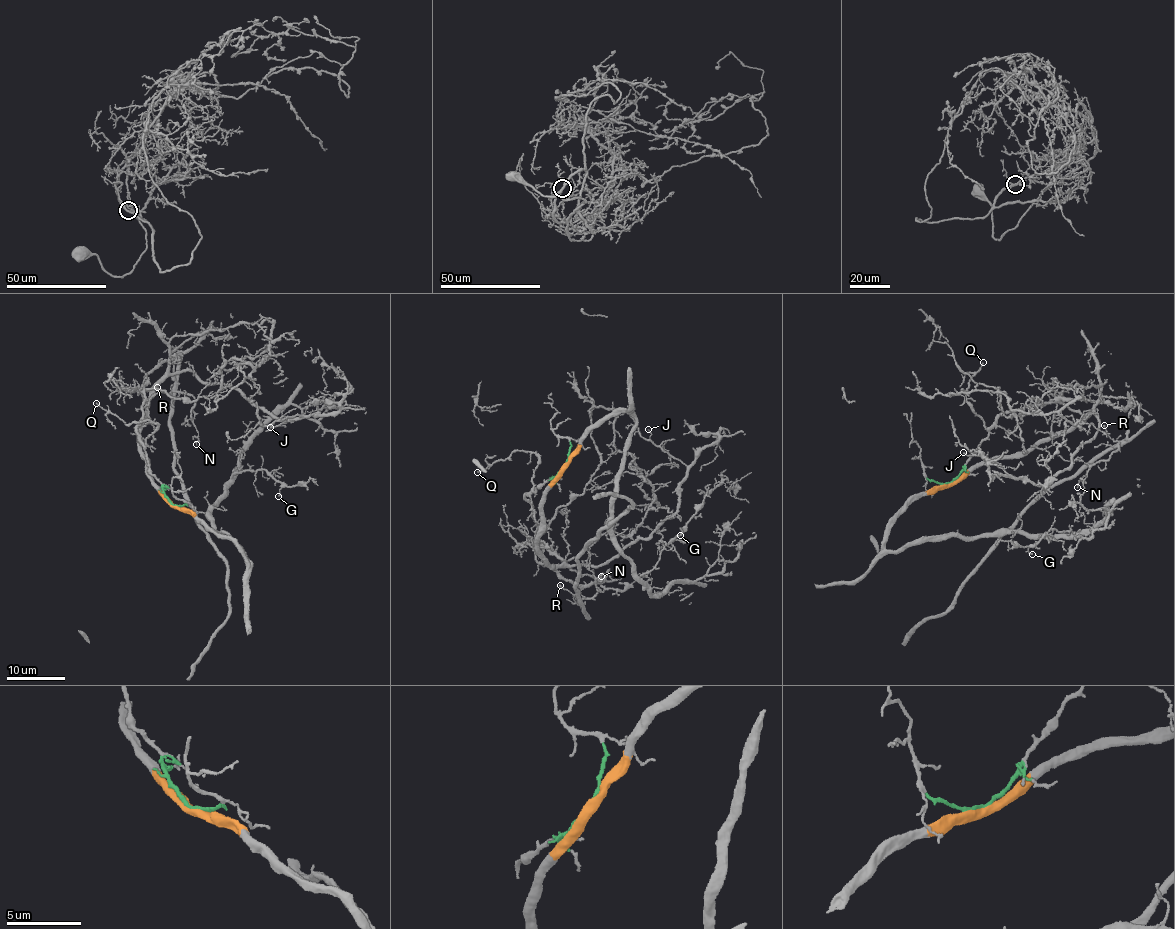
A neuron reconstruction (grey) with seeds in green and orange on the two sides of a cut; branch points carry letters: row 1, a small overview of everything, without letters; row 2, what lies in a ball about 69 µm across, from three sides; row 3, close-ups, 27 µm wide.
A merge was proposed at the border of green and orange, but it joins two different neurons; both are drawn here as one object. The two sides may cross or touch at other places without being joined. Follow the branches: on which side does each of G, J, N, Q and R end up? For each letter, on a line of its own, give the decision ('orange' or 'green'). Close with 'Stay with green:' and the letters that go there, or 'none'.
G: orange
J: orange
N: green
Q: green
R: green
Stay with green: N, Q, R

